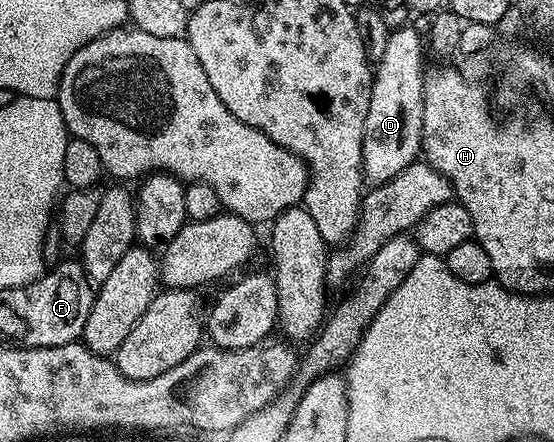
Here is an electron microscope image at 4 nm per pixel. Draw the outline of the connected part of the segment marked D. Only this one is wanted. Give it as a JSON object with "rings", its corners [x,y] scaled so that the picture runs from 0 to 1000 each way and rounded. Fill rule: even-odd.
{"rings":[[[735,54],[720,68],[702,70],[695,81],[697,97],[690,104],[690,124],[679,131],[673,152],[675,197],[664,244],[664,271],[657,281],[657,326],[653,328],[653,391],[659,410],[668,416],[699,412],[708,398],[720,394],[736,371],[744,371],[762,335],[762,292],[765,290],[765,190],[762,170],[762,113],[765,122],[765,86]]]}

